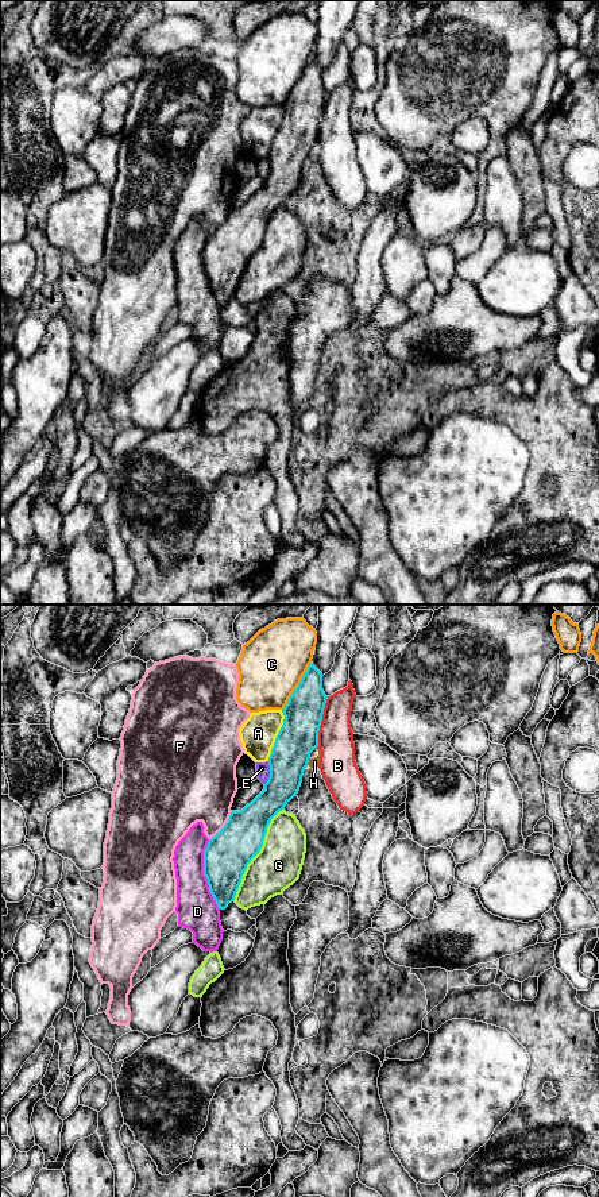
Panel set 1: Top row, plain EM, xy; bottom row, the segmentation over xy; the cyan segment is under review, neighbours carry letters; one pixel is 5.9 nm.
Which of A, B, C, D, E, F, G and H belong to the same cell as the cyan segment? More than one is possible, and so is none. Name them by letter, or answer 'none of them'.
none of them

